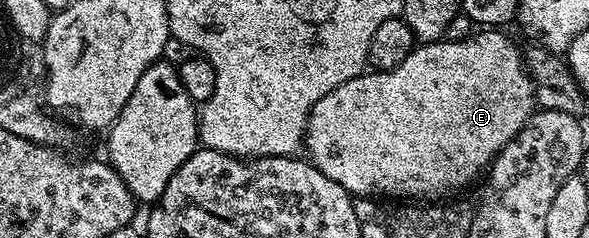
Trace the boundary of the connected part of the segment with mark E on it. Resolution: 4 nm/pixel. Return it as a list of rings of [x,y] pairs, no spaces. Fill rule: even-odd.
[[[502,32],[478,33],[475,39],[461,42],[442,39],[422,44],[394,69],[366,71],[327,91],[309,112],[303,145],[309,148],[311,164],[358,198],[372,193],[441,197],[460,185],[476,182],[535,112],[535,82],[523,64],[522,50],[499,34]]]

